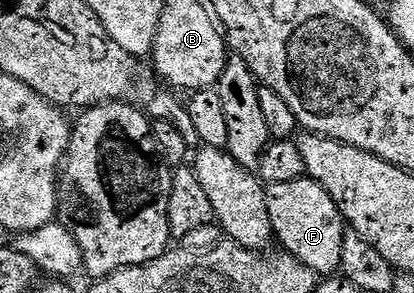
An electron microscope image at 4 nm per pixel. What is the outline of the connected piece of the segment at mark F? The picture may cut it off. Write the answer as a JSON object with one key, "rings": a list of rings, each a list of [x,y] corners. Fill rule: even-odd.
{"rings":[[[306,176],[297,178],[296,181],[283,186],[275,186],[269,191],[266,207],[268,208],[273,237],[287,250],[283,251],[291,259],[314,276],[320,276],[320,274],[337,275],[339,273],[342,264],[342,243],[344,241],[342,230],[344,231],[344,223],[334,201],[328,197],[322,186],[319,186],[317,182],[311,182],[309,177]]]}

